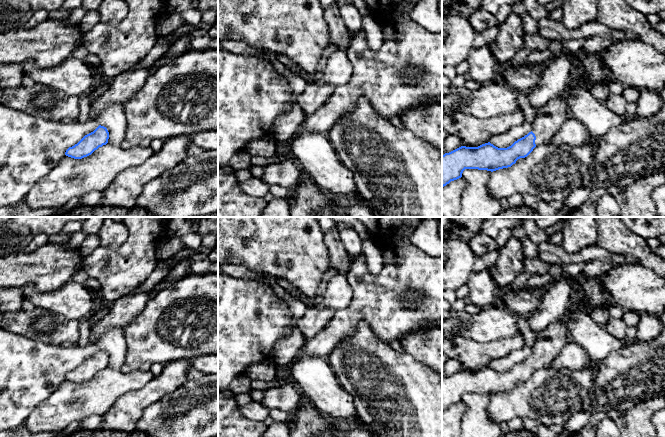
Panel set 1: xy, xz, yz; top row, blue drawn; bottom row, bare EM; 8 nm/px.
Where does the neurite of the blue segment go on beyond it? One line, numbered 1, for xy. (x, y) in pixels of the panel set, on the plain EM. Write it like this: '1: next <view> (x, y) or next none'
1: next none

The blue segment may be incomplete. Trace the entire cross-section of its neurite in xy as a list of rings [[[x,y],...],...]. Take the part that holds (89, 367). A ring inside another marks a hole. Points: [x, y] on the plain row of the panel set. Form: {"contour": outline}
{"contour": [[[99,349],[93,356],[85,359],[77,368],[69,371],[65,379],[74,383],[82,383],[108,367],[109,356]]]}

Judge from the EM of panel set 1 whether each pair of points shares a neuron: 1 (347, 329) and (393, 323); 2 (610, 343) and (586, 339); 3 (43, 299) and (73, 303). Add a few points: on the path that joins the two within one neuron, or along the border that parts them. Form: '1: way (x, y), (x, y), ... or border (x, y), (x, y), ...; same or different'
1: way (358, 318), (382, 317); same
2: way (604, 343), (598, 343), (592, 339); same
3: way (50, 300), (66, 301); same

